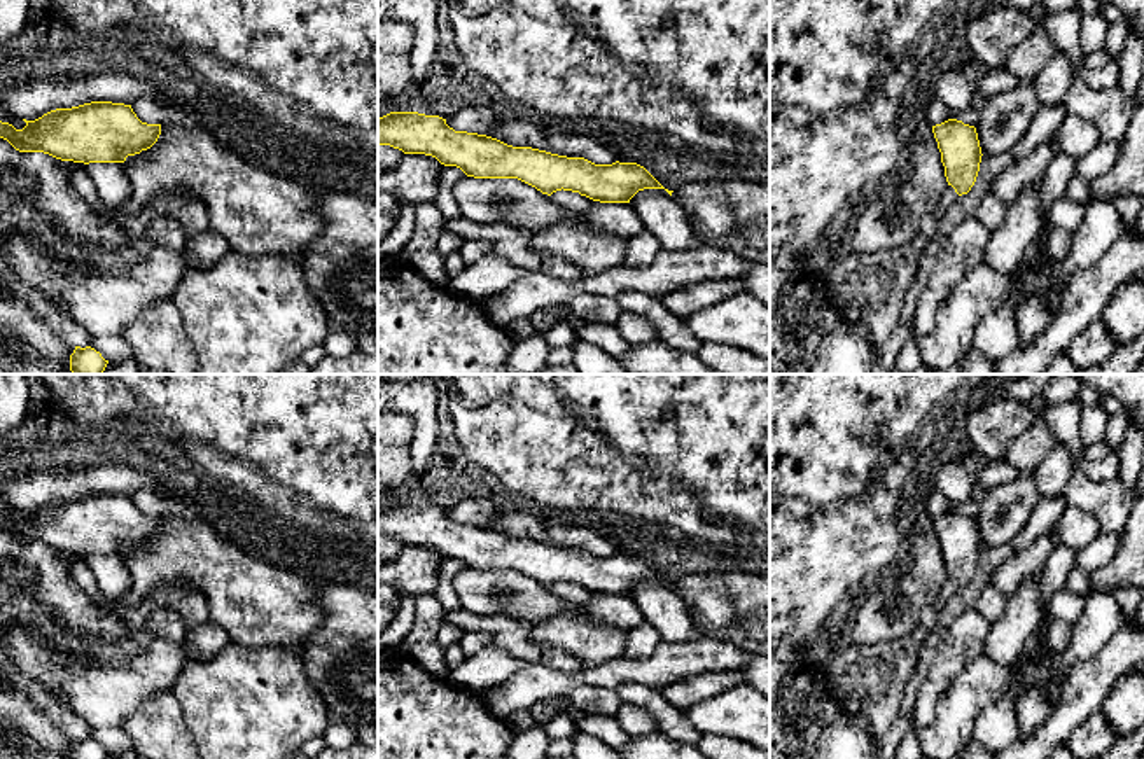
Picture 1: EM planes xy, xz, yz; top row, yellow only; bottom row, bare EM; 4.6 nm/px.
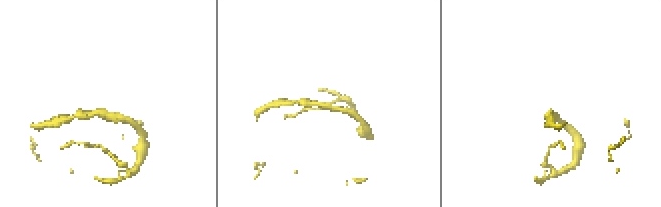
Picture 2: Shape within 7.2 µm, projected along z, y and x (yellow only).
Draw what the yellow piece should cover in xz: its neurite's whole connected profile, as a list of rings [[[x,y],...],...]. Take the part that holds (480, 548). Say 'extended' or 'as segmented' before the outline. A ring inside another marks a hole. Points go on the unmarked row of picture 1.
as segmented | [[[418,504],[378,507],[378,537],[432,547],[474,570],[518,570],[548,588],[563,581],[600,595],[630,595],[638,582],[665,581],[637,554],[595,556],[513,539],[486,526],[455,523],[446,511]]]

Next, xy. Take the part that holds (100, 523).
as segmented | [[[91,493],[72,500],[56,500],[35,512],[26,512],[23,521],[0,512],[0,530],[19,544],[44,544],[61,553],[73,554],[124,554],[128,547],[150,540],[159,526],[161,516],[142,514],[131,497],[112,493]]]

